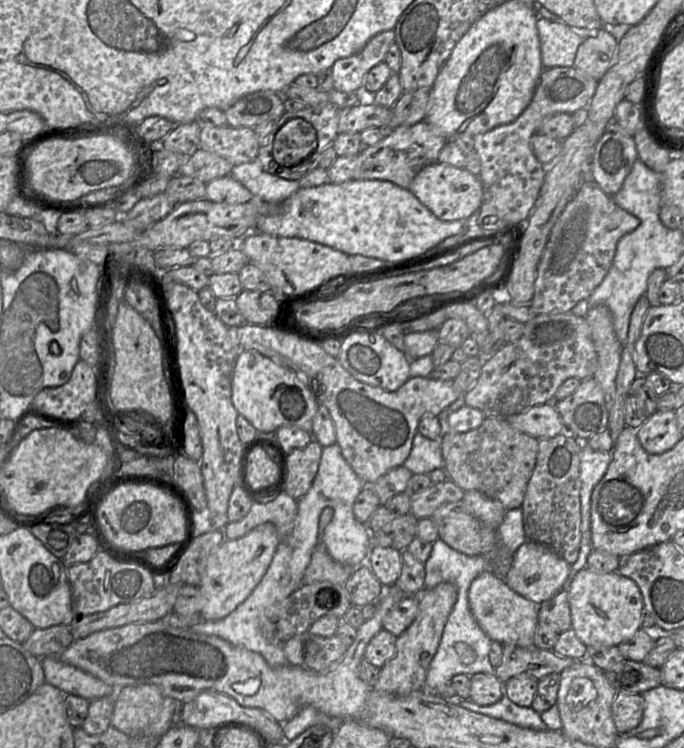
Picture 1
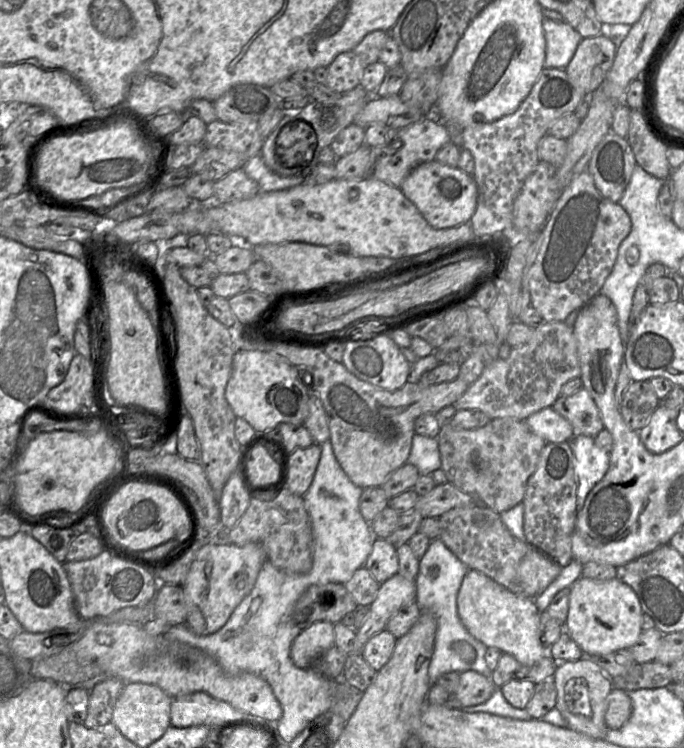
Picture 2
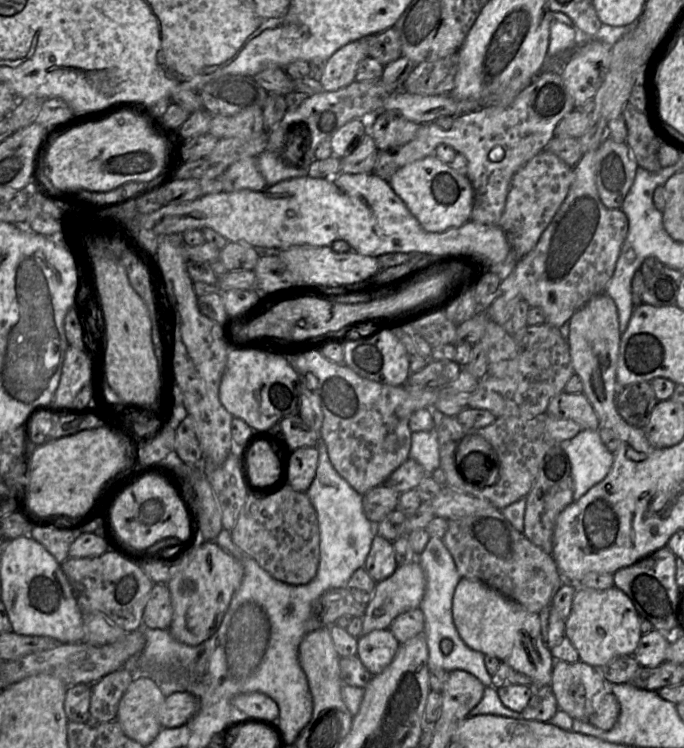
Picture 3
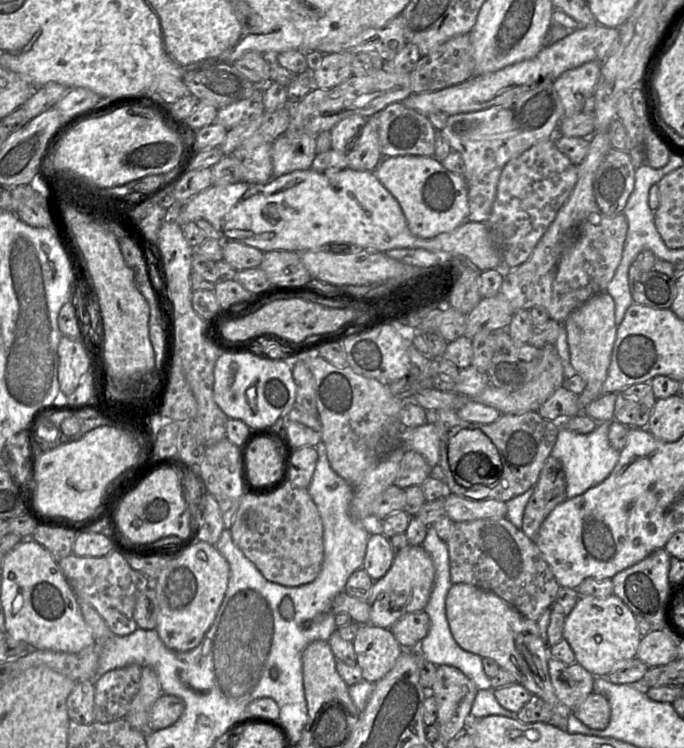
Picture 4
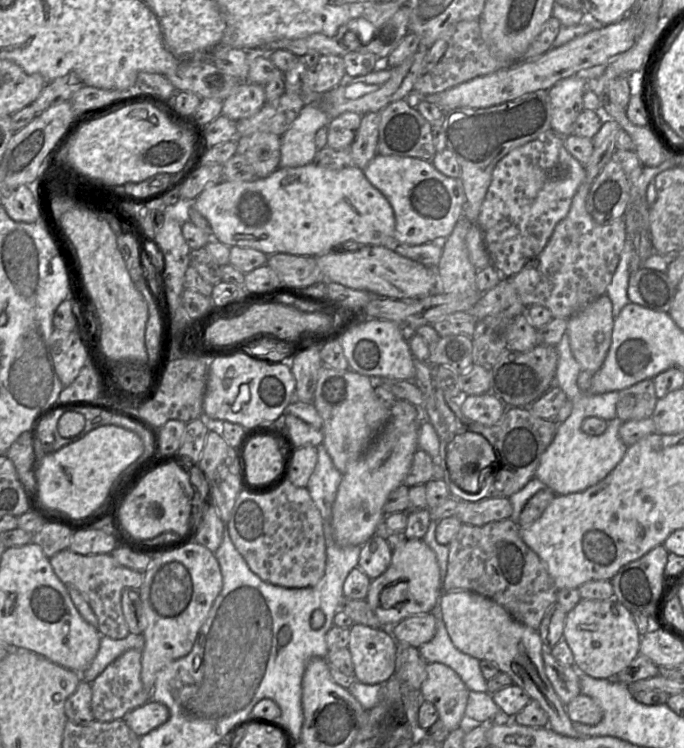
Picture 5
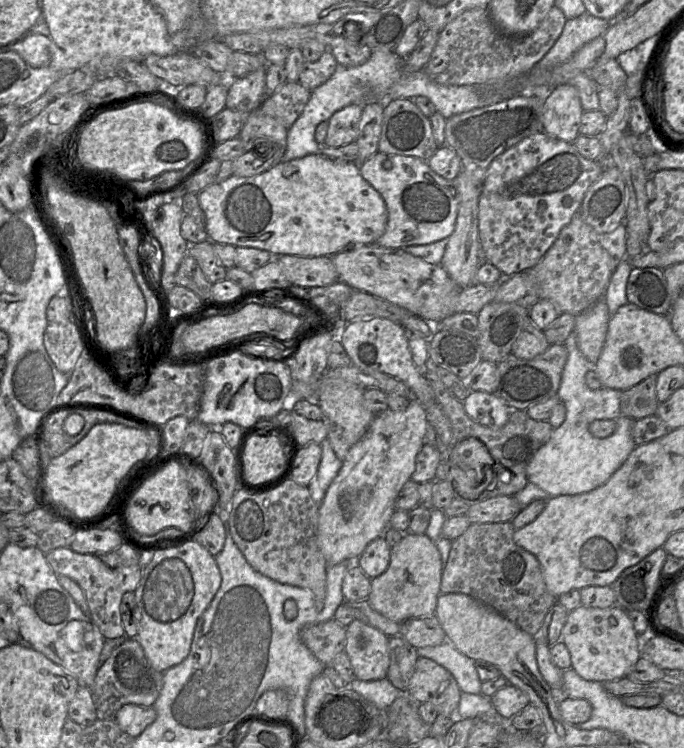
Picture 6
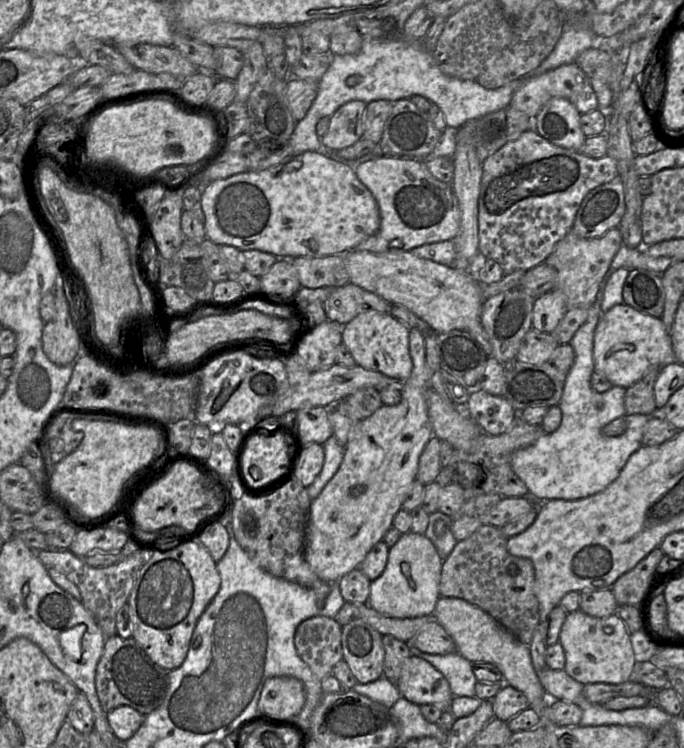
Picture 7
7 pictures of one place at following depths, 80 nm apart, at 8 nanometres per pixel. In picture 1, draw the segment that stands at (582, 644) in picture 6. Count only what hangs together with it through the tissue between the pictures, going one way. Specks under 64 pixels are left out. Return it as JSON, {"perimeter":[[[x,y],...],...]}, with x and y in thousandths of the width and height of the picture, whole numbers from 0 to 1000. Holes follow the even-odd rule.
{"perimeter":[[[854,758],[827,782],[835,818],[835,840],[858,865],[904,864],[924,854],[937,840],[940,798],[933,782],[904,763],[871,766]]]}

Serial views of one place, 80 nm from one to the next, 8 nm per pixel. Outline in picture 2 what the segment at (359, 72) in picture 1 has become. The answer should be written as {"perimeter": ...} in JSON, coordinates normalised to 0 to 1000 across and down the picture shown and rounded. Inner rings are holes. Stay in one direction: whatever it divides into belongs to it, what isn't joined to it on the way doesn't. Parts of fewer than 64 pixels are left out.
{"perimeter":[[[558,40],[541,43],[520,63],[493,74],[478,90],[475,114],[494,124],[523,116],[534,91],[553,82],[554,71],[570,48],[570,43]]]}

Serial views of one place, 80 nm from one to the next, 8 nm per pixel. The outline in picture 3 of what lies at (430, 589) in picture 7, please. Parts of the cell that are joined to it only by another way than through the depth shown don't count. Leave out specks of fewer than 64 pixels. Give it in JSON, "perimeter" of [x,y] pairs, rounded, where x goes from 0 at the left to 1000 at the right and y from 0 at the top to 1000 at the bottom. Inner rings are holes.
{"perimeter":[[[611,747],[585,755],[576,766],[560,777],[550,779],[542,802],[535,809],[531,822],[529,849],[545,842],[569,841],[573,830],[585,821],[613,813],[623,785],[623,773]]]}

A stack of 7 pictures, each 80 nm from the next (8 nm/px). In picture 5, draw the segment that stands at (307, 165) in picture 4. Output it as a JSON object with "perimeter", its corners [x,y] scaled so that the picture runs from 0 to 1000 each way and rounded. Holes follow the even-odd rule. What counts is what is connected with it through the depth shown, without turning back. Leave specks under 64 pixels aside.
{"perimeter":[[[449,132],[434,158],[411,182],[408,223],[439,223],[456,218],[465,202],[461,193],[461,180],[469,170],[480,170],[481,163],[481,155],[468,146],[461,132]]]}

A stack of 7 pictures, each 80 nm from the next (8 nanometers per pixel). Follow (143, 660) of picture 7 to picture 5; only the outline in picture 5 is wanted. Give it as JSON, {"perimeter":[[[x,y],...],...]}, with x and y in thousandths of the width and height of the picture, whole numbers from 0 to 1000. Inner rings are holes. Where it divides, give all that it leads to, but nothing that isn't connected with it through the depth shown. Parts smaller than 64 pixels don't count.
{"perimeter":[[[190,868],[175,876],[133,912],[135,937],[133,947],[139,963],[159,965],[177,963],[183,956],[215,940],[221,926],[212,920],[206,909],[208,870]]]}

